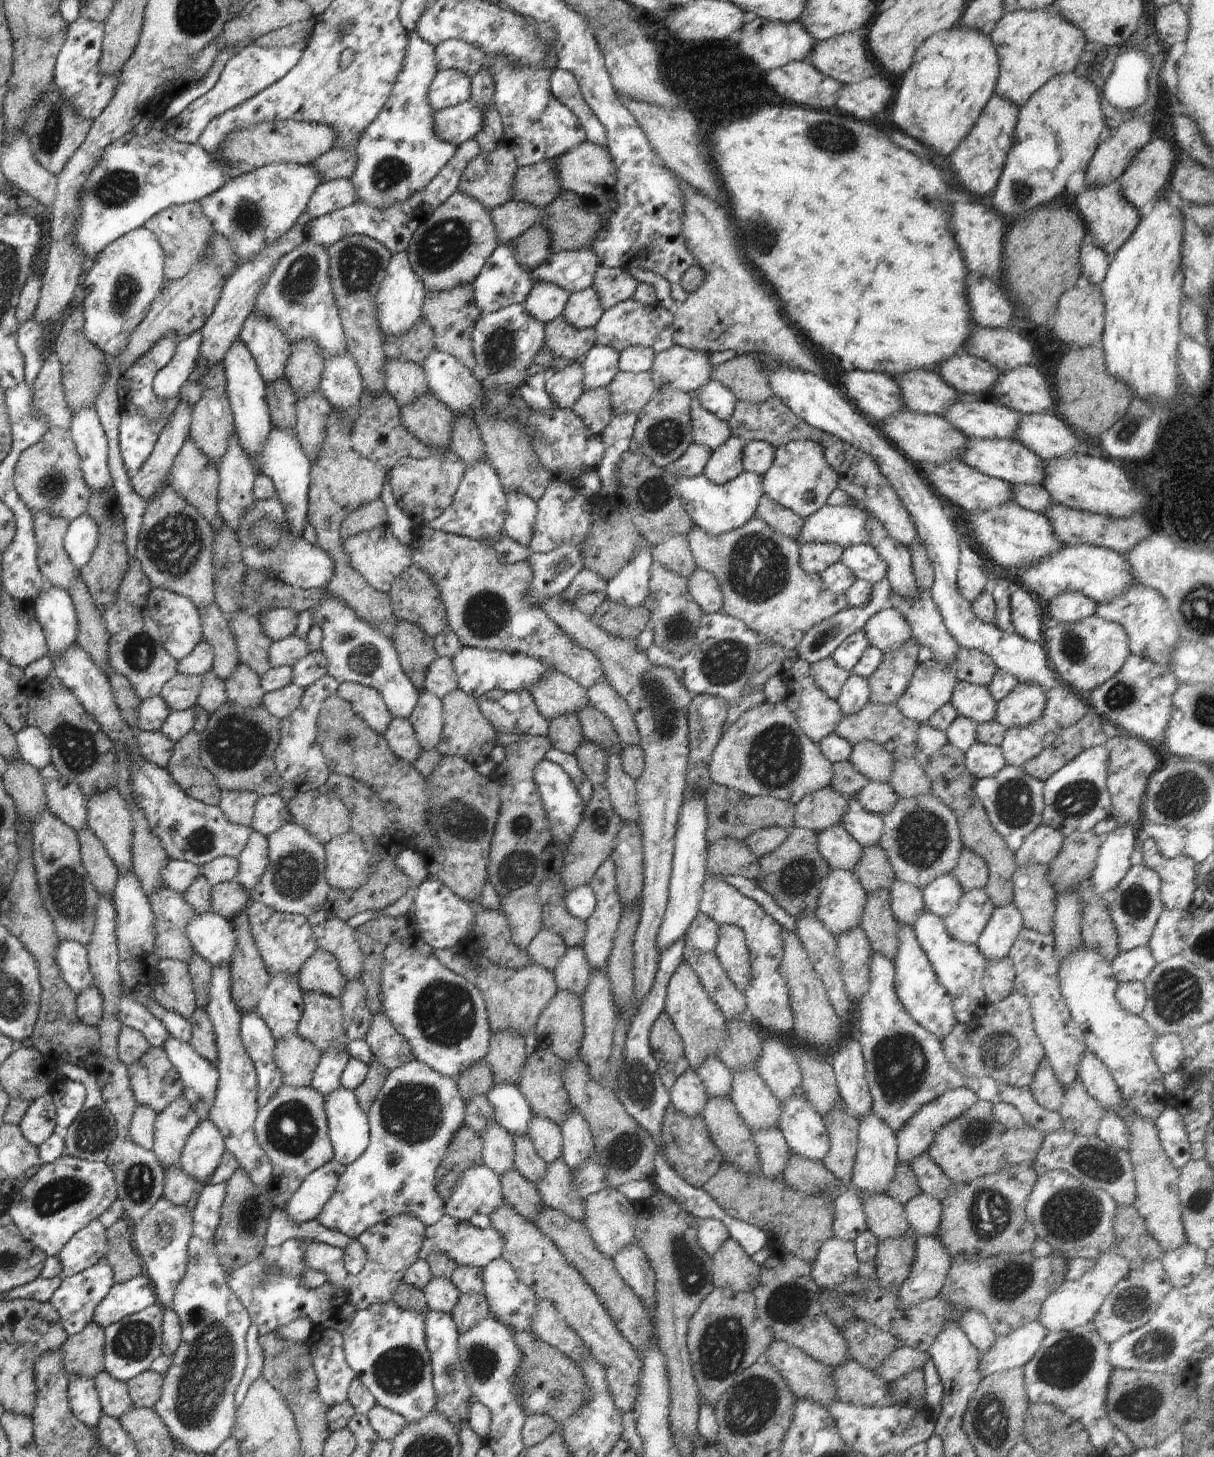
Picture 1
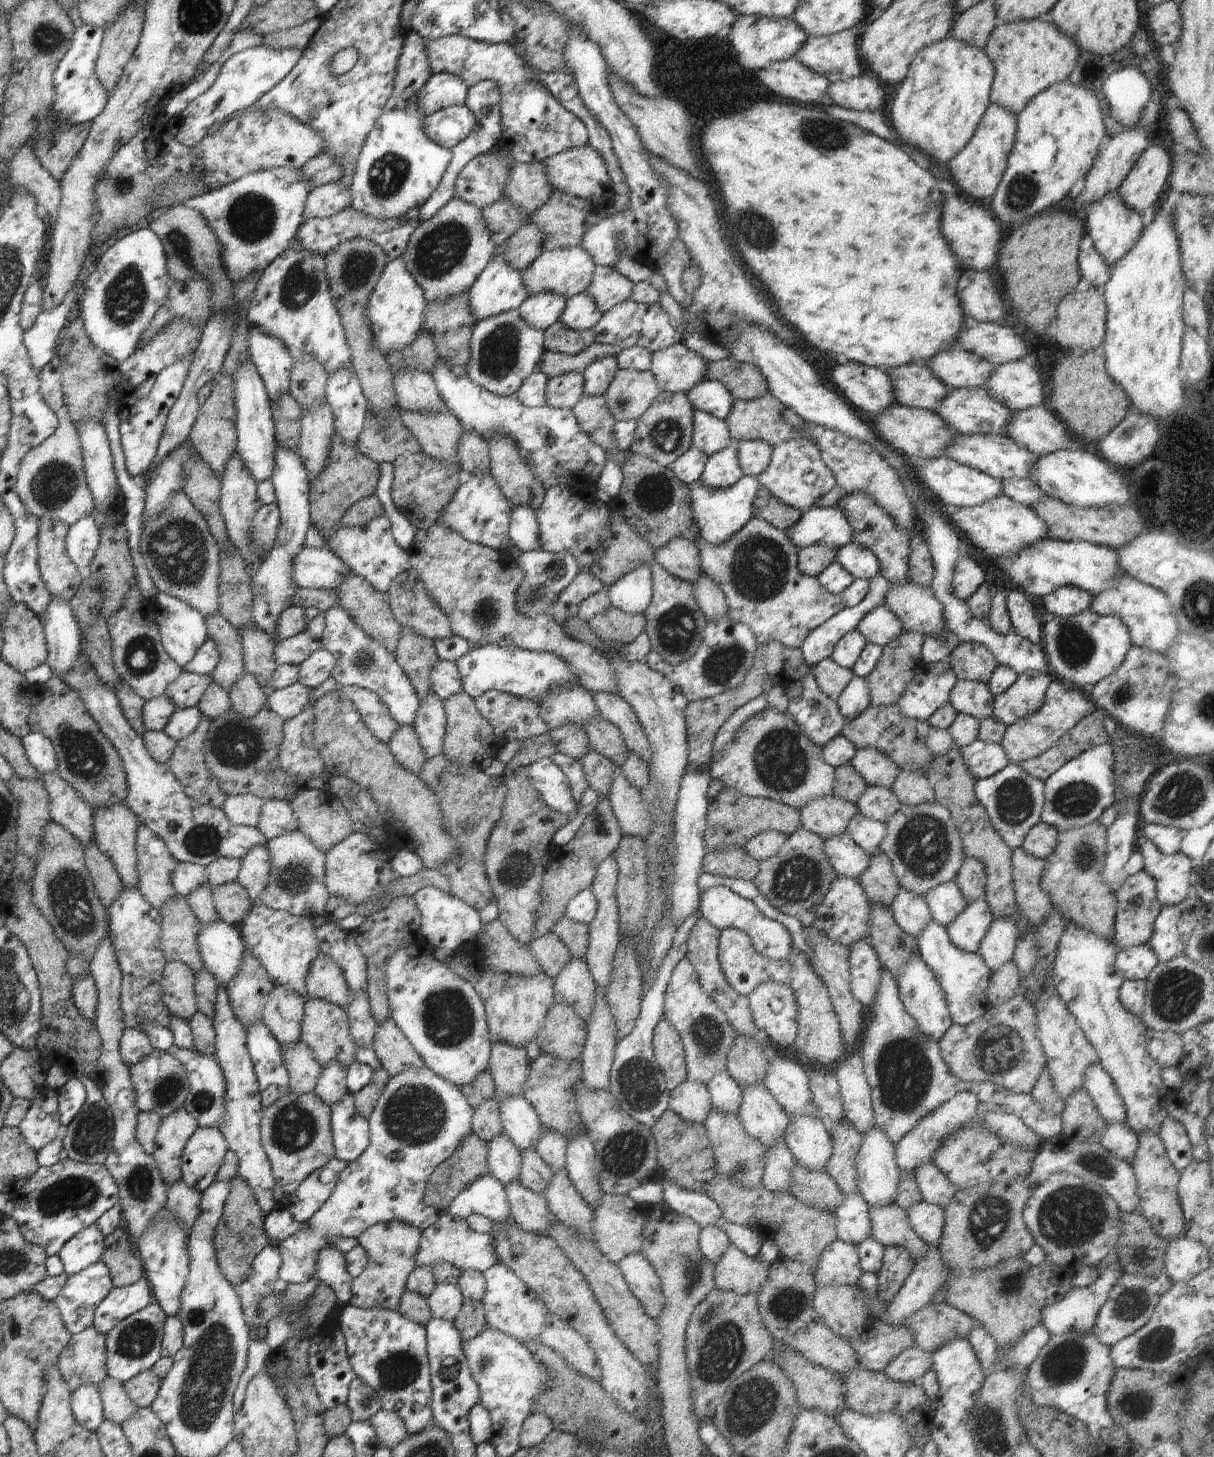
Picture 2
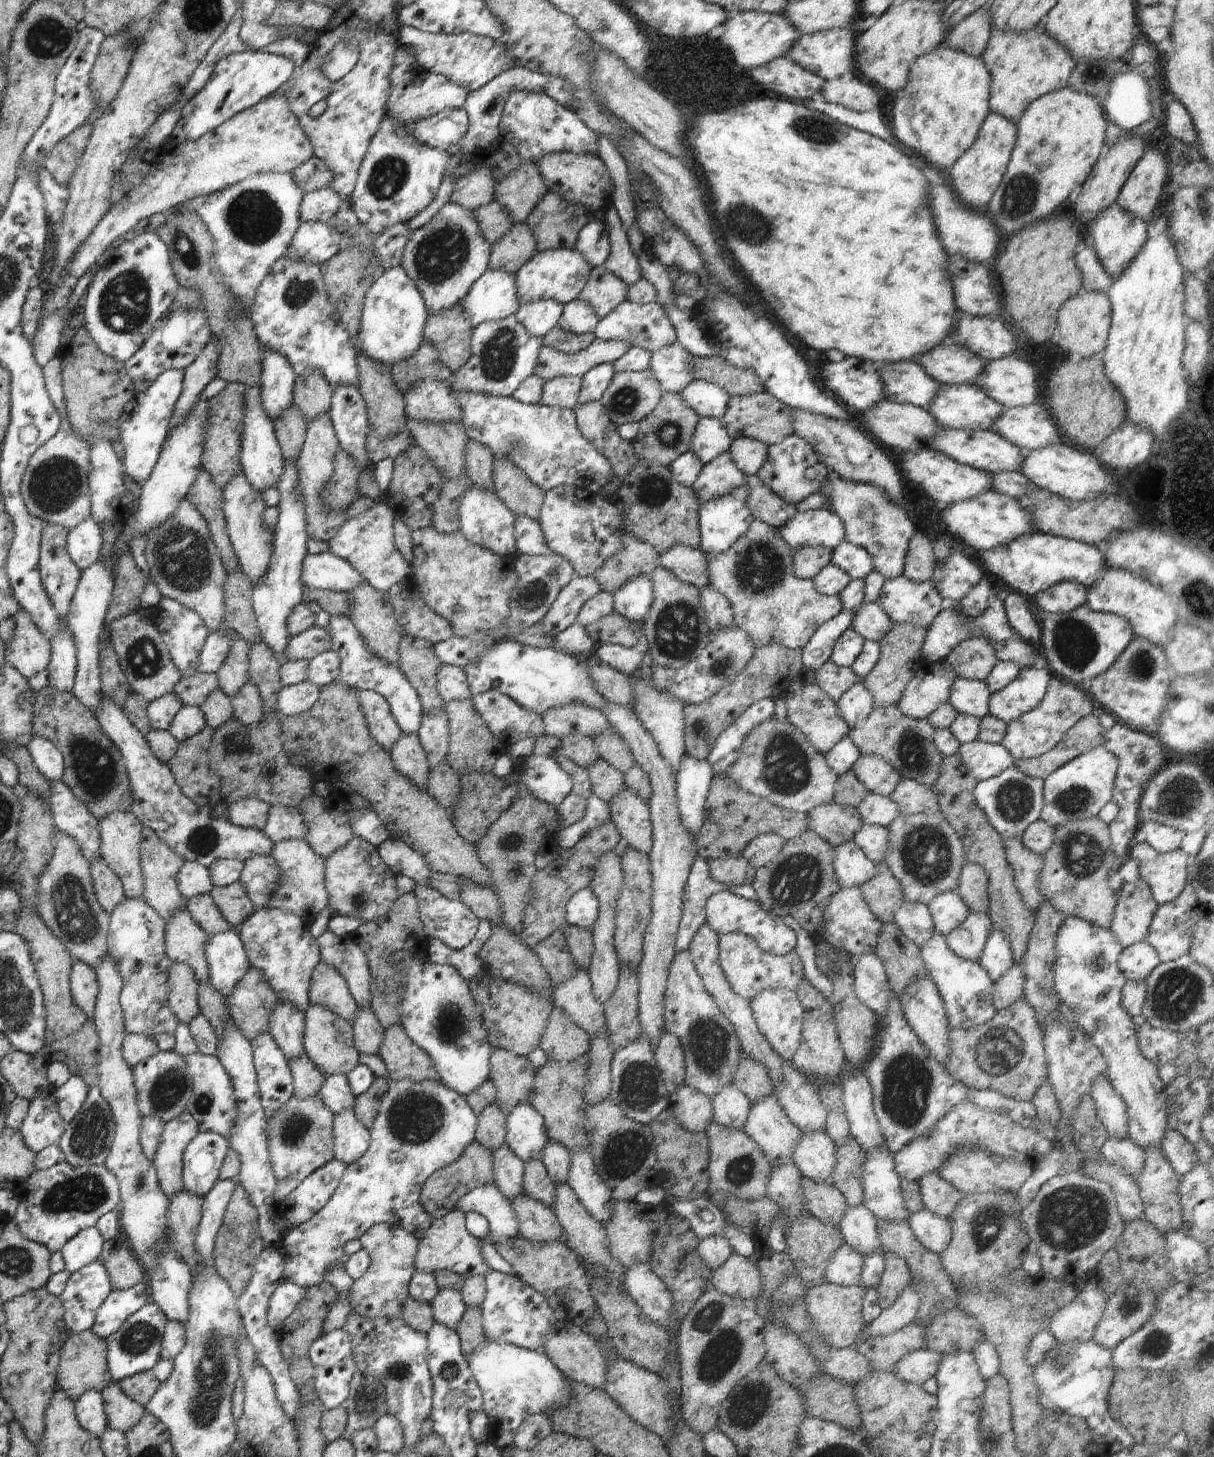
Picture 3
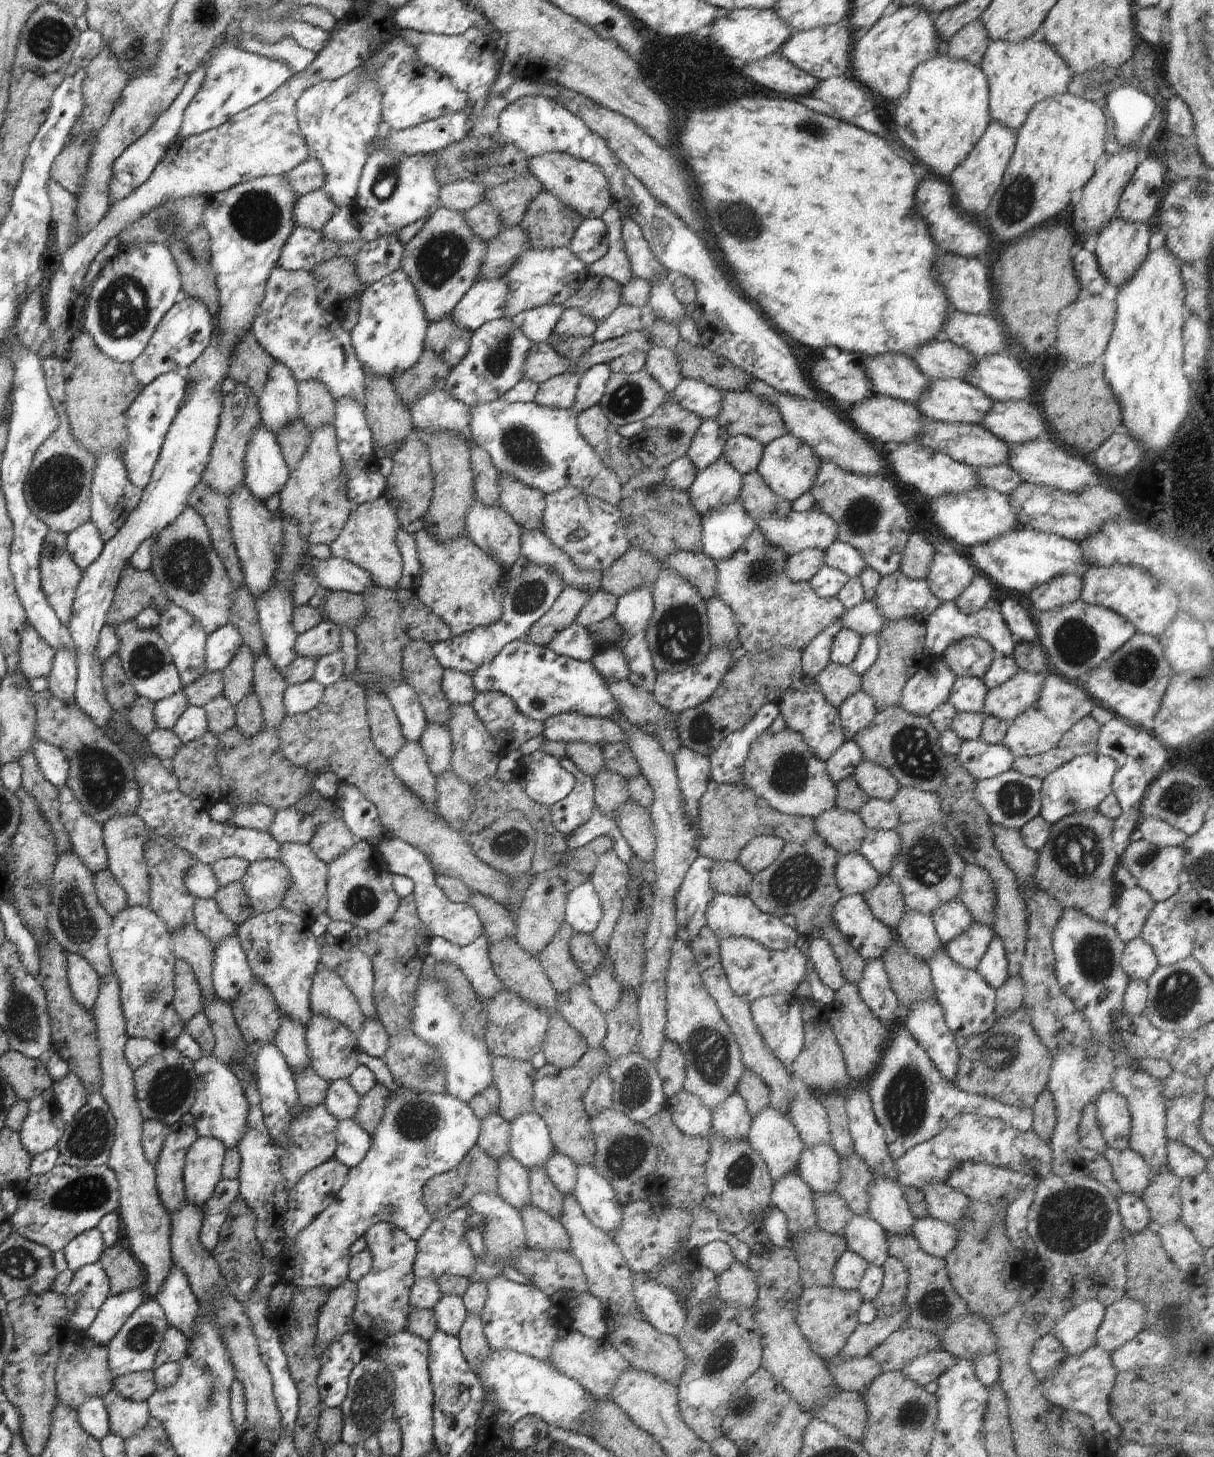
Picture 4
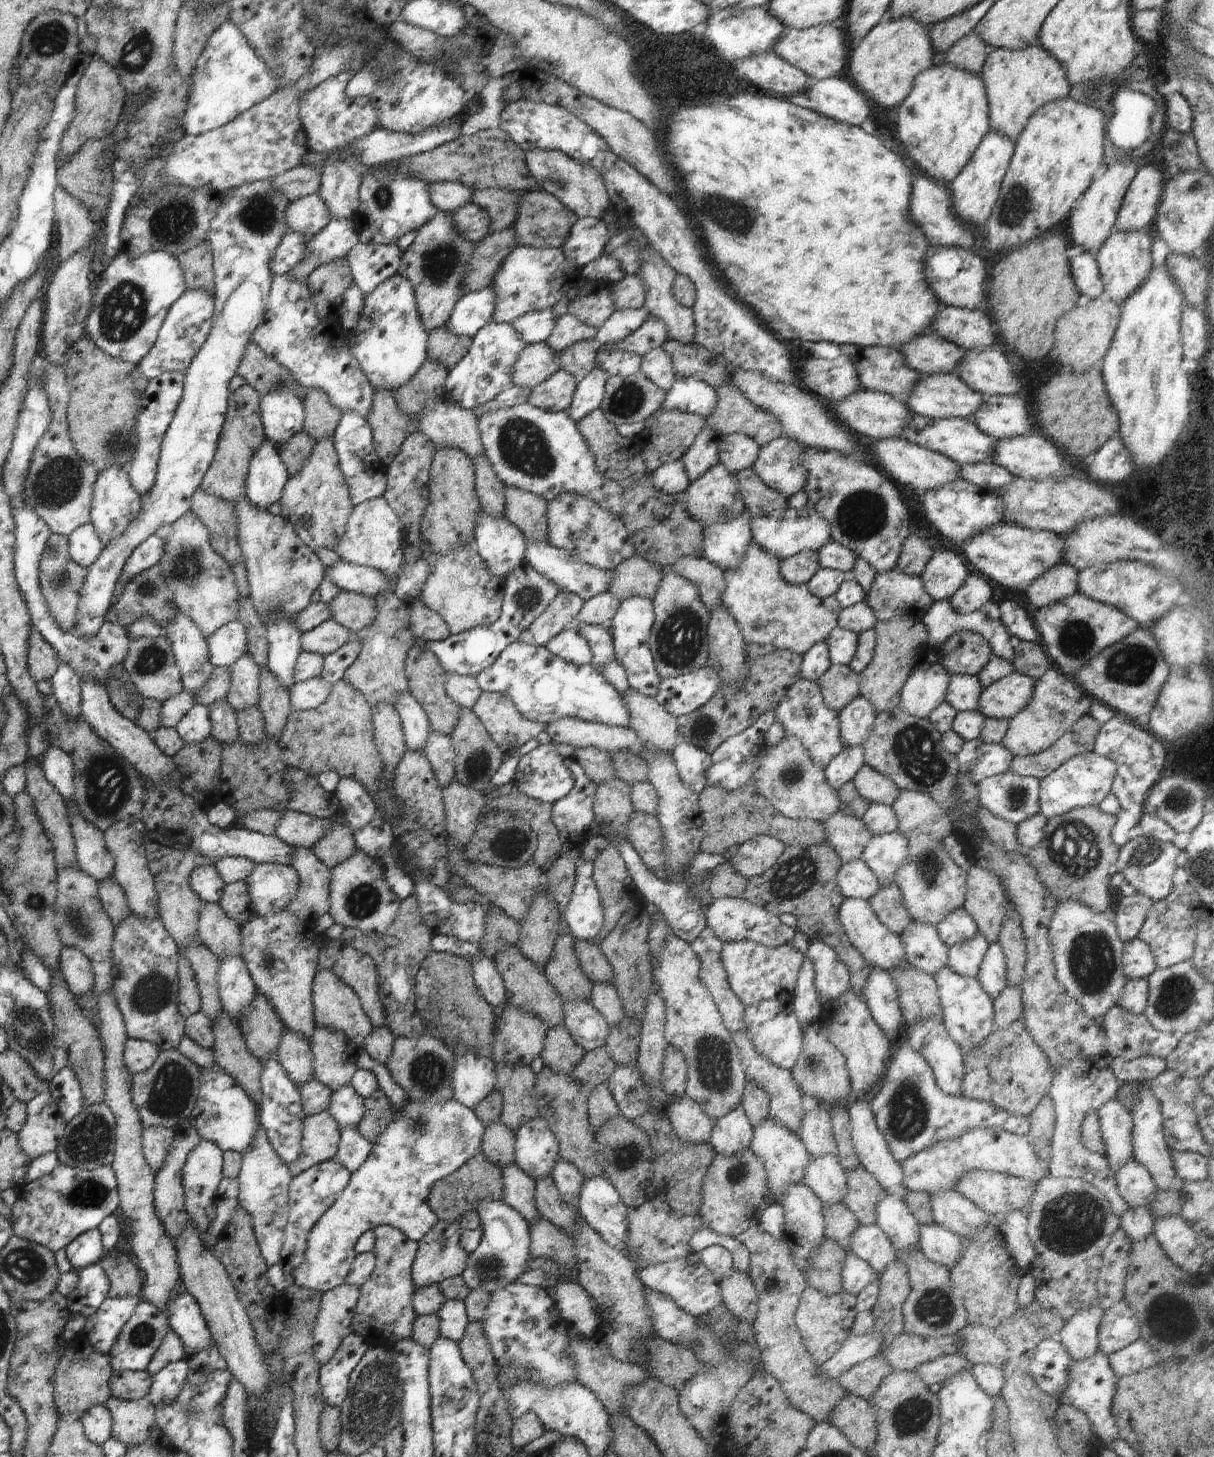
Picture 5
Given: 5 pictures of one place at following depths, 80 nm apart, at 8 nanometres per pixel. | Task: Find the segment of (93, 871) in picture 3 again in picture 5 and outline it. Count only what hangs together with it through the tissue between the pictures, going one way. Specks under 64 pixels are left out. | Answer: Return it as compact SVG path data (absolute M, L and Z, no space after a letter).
M112 877L97 883L97 887L100 902L116 928L116 926L120 925L124 919L127 919L132 914L124 889Z

